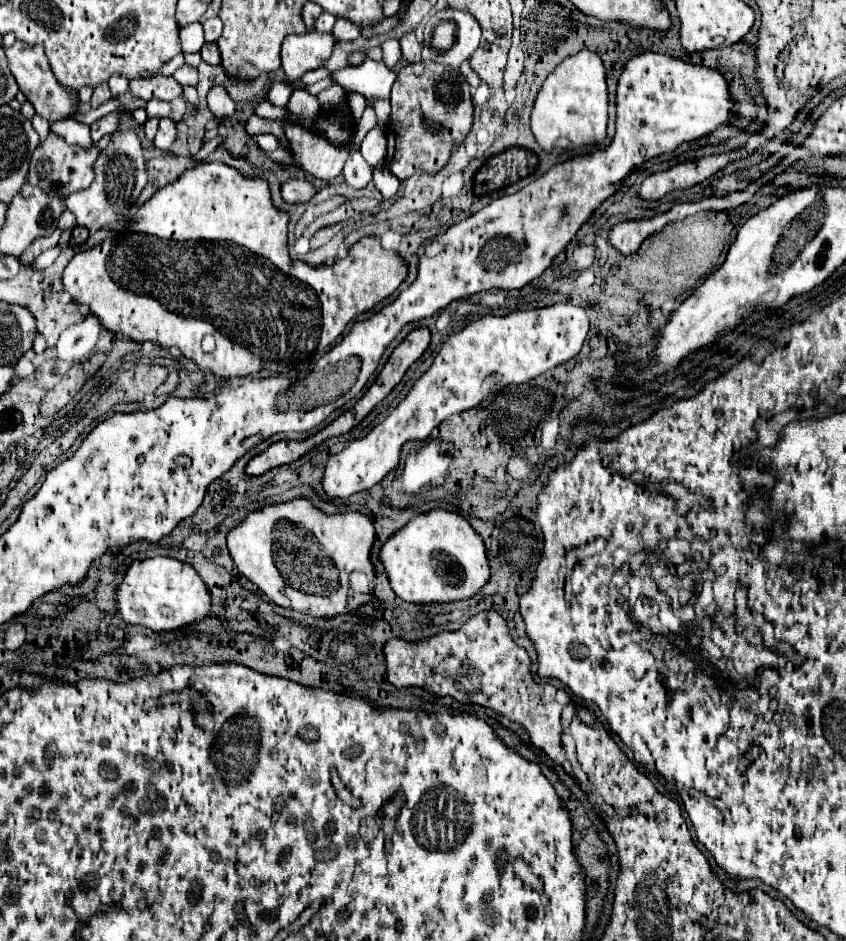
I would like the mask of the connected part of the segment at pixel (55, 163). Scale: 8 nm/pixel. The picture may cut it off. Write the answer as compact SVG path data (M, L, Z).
M49 133L49 137L35 149L35 153L31 157L31 167L29 167L27 181L33 187L39 187L45 195L65 201L73 191L85 189L93 183L95 163L99 159L99 153L101 153L101 149L97 145L93 145L89 149L83 149L79 145L69 145L61 135Z

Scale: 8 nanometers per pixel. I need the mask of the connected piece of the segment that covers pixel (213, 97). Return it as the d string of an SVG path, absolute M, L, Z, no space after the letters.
M213 87L207 95L207 103L219 121L225 121L225 119L233 117L233 113L235 113L235 103L231 101L231 97L227 95L227 91L223 87Z

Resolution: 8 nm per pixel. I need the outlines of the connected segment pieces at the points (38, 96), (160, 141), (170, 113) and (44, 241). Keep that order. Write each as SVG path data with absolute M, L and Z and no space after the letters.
M15 41L11 49L5 49L5 55L9 59L9 67L13 77L17 79L19 89L23 91L23 95L27 97L27 101L35 107L37 115L41 115L43 119L47 119L49 123L59 123L65 121L69 117L73 117L73 113L77 113L77 97L73 97L73 93L69 89L65 89L53 75L45 49L41 47L29 47L21 41Z
M161 119L159 121L159 131L155 135L155 149L161 153L169 153L169 149L175 145L177 139L177 131L175 131L175 123L169 119Z
M149 101L145 111L147 111L149 117L169 117L175 123L181 121L181 109L175 111L173 103L167 103L167 101Z
M57 229L53 235L49 235L49 237L39 237L37 241L33 241L33 245L23 253L23 257L21 257L21 265L31 265L43 251L49 251L49 249L53 249L53 247L57 247L59 245L59 239L61 239L61 231Z

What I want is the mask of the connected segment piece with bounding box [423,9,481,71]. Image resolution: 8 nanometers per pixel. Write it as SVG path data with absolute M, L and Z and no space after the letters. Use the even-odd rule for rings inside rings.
M443 9L425 27L423 59L425 61L435 61L439 65L445 65L451 71L459 71L461 63L467 61L467 59L471 59L471 55L477 51L479 41L481 41L481 29L479 29L475 17L471 17L469 13L457 11L457 9ZM439 21L451 21L451 23L455 23L455 43L447 51L437 51L431 45L433 29L435 29L435 25Z

